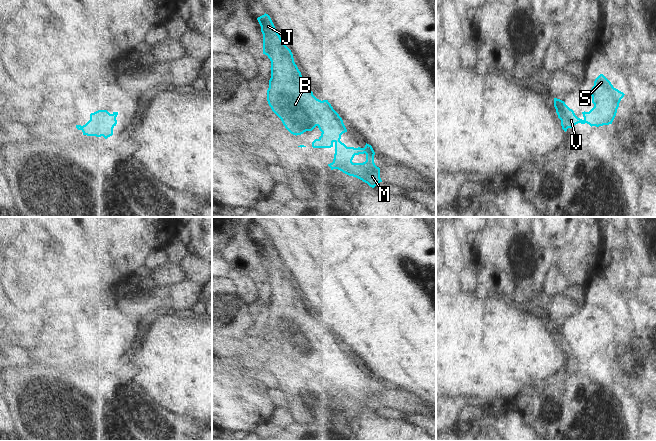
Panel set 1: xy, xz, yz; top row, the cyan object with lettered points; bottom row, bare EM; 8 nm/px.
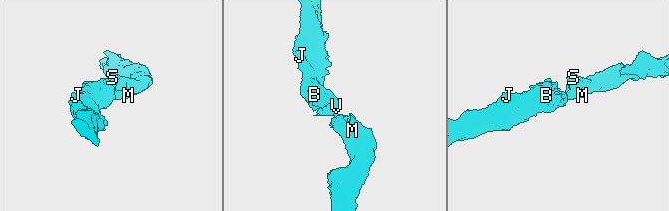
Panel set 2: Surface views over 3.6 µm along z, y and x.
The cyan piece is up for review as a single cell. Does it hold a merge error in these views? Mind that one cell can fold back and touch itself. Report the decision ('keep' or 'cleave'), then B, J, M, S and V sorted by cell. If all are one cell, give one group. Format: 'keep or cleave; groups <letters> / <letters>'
keep; groups B J M S V

